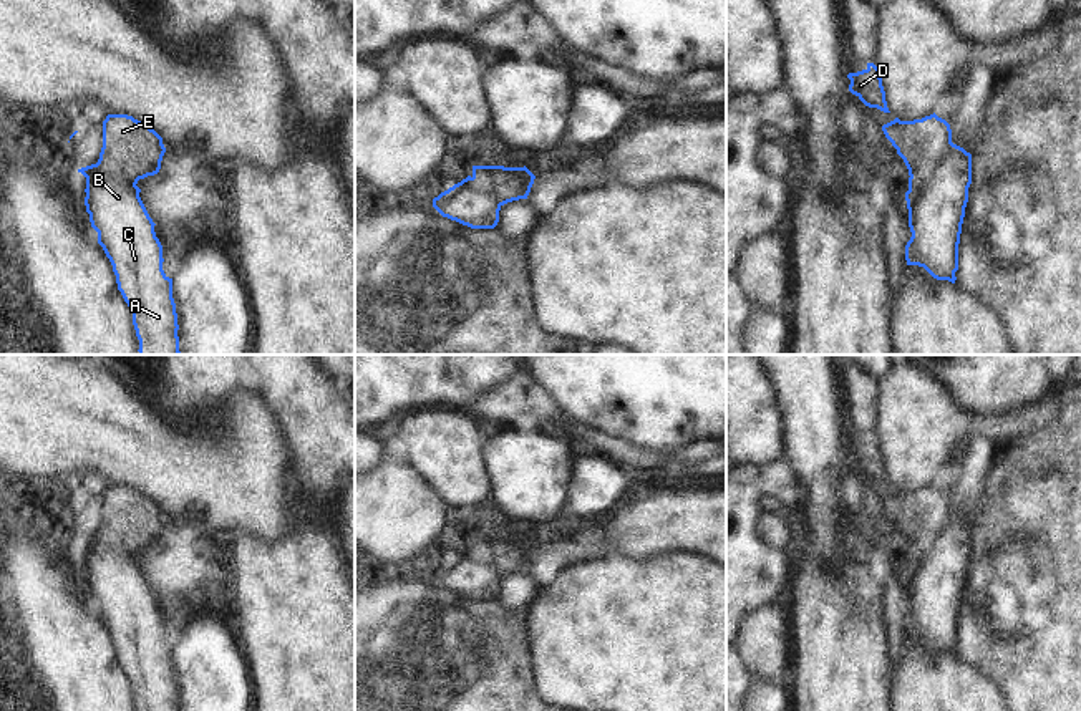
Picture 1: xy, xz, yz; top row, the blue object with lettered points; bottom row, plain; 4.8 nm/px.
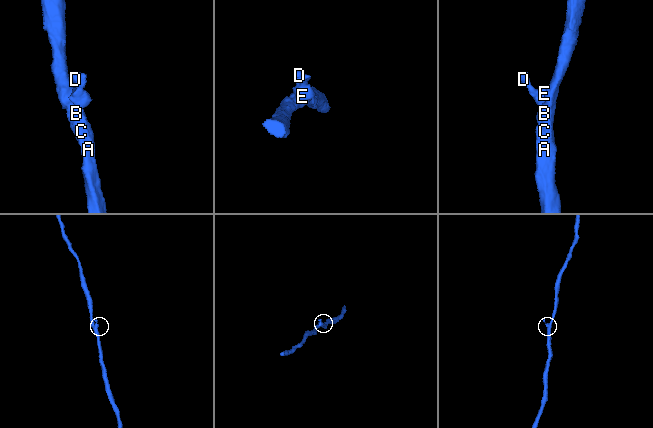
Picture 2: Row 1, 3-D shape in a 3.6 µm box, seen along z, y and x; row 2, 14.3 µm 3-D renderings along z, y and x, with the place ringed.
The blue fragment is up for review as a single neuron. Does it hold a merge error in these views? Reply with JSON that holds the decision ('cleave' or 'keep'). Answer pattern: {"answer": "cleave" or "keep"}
{"answer": "cleave"}

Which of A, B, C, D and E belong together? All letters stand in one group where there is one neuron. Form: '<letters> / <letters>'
A B C / D E

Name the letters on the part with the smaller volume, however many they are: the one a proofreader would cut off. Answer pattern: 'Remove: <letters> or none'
Remove: D, E

